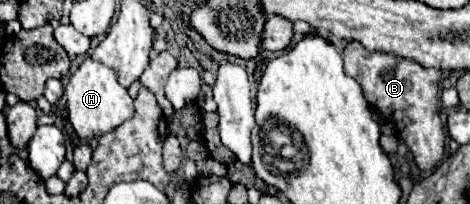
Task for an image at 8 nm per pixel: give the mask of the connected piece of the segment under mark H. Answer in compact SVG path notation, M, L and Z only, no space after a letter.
M87 57L65 85L69 121L81 139L93 139L113 131L133 115L133 99L119 83L119 71Z

